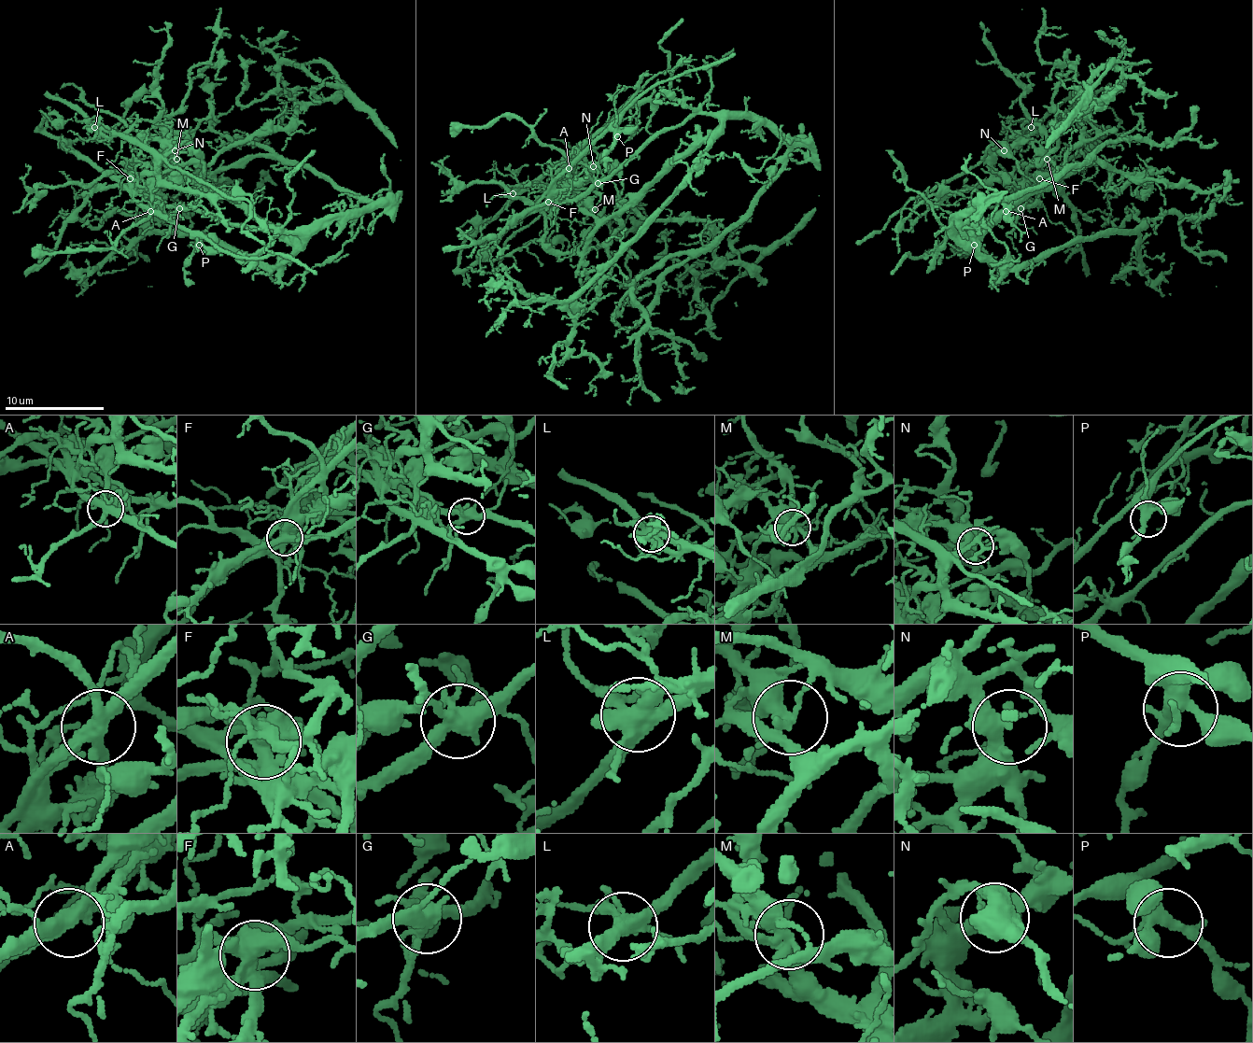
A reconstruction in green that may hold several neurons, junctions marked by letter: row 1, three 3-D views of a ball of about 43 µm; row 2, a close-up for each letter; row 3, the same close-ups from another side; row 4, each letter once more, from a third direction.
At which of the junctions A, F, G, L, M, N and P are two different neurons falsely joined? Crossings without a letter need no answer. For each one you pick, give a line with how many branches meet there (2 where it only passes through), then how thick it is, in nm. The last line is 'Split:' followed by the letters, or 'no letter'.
A: 4 | 360 nm
F: 5 | 550 nm
G: 5 | 380 nm
L: 5 | 440 nm
M: 5 | 280 nm
Split: A, F, G, L, M

